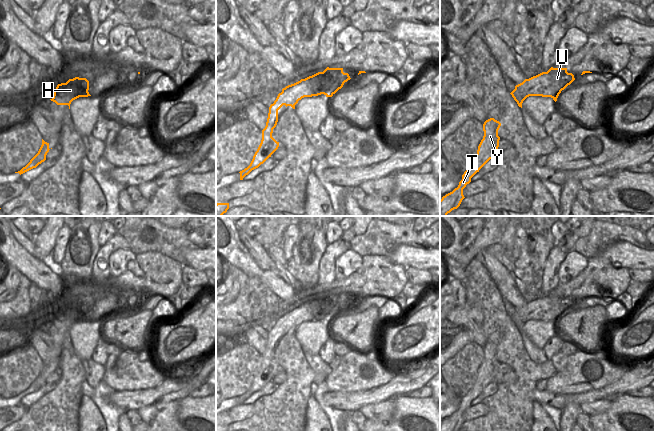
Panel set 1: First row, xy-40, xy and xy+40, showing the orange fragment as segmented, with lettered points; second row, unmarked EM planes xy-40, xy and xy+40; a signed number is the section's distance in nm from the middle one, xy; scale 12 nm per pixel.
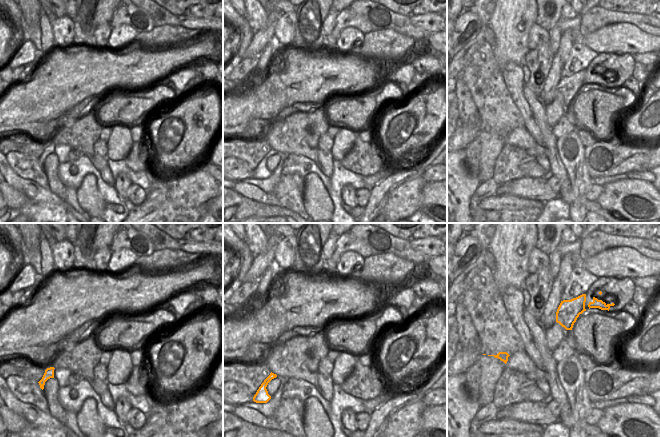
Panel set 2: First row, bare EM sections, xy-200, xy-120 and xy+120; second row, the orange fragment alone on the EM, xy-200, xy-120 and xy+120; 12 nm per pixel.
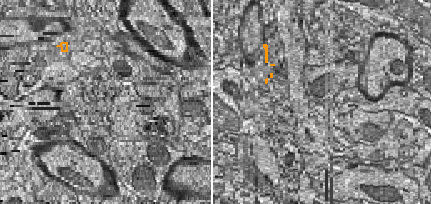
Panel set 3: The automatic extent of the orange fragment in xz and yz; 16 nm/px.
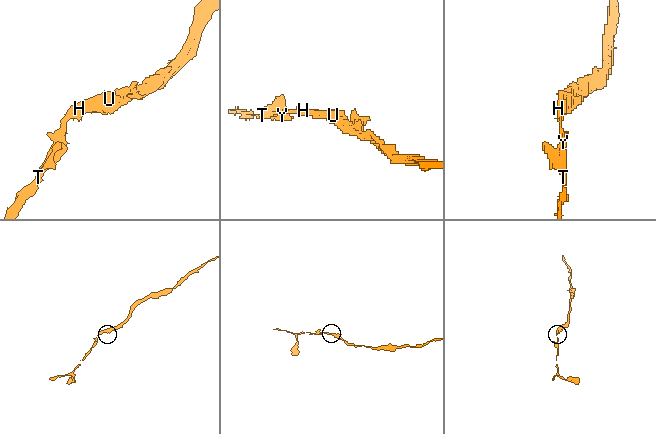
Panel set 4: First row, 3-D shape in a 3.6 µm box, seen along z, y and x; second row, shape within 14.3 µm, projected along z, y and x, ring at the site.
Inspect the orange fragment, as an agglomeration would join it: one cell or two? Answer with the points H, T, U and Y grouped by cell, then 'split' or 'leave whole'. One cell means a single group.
H T U Y | leave whole

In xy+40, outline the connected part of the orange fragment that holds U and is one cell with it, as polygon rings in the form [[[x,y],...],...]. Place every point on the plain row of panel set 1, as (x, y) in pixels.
[[[551,291],[547,296],[525,303],[510,318],[521,332],[529,320],[551,321],[556,326],[561,315],[574,304],[574,299],[568,297],[567,292]]]

